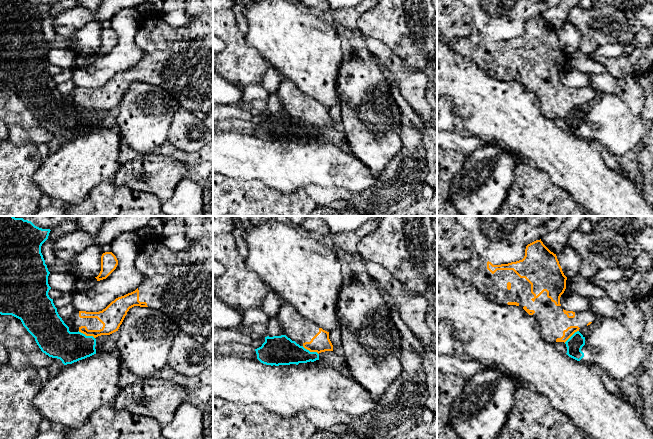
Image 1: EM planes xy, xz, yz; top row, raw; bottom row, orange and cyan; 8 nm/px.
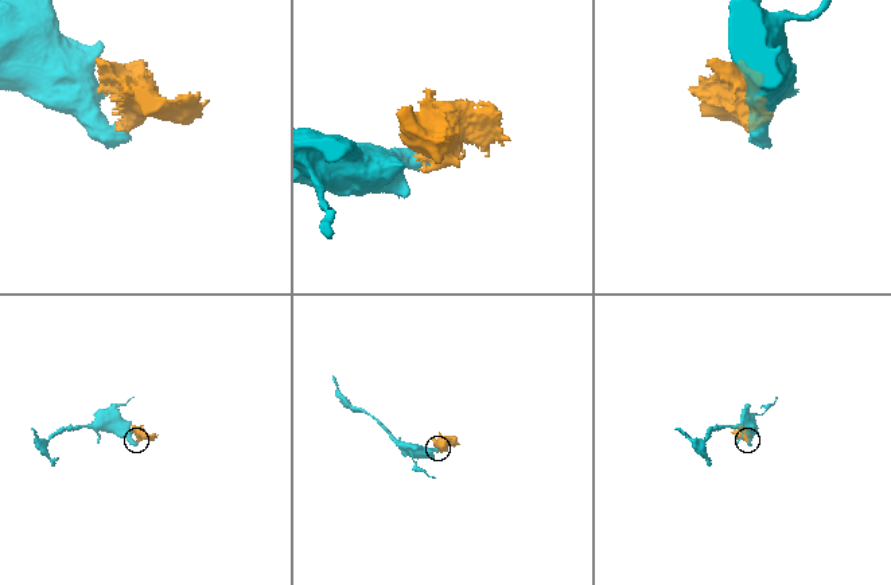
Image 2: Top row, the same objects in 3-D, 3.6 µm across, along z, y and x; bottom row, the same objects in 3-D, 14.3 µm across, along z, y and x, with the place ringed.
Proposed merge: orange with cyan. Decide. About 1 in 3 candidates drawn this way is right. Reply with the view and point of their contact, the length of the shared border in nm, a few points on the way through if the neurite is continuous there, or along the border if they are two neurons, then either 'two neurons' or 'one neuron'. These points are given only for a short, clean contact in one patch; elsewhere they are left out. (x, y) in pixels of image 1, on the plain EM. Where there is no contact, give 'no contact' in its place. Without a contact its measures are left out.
meets orange in xy at (86, 111); contact 150 nm long; border along xy (78, 107), (91, 111), (94, 114); two neurons

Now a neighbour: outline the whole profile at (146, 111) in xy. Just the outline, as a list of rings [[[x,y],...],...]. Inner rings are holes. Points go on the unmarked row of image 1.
[[[134,82],[129,85],[119,105],[116,123],[120,137],[137,153],[153,153],[168,140],[169,127],[179,102],[163,88],[149,83]]]

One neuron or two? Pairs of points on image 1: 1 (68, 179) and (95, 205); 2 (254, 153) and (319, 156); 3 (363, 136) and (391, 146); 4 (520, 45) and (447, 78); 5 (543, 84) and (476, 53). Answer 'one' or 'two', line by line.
1: two
2: one
3: one
4: two
5: one

